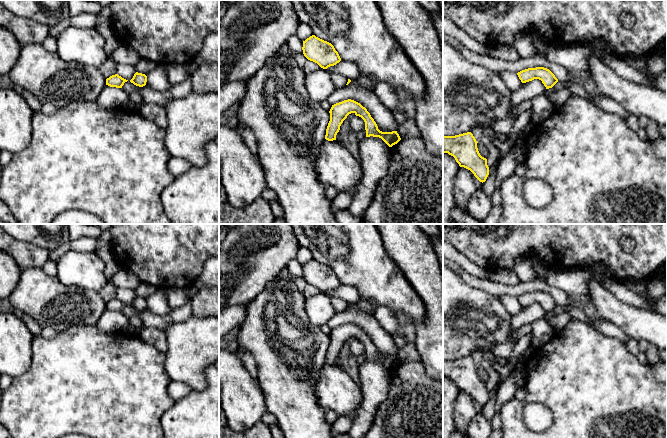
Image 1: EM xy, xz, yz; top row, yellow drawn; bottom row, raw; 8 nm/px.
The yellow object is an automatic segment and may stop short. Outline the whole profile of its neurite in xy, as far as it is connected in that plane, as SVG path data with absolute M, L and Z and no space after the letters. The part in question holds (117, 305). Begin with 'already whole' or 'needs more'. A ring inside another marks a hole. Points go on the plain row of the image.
already whole; M118 298L112 299L106 303L106 309L110 311L122 312L125 306L128 304L122 302Z

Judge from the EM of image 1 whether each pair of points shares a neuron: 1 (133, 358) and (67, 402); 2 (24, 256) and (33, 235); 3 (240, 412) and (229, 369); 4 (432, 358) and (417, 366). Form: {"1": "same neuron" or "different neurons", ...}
{"1": "same neuron", "2": "different neurons", "3": "same neuron", "4": "different neurons"}

